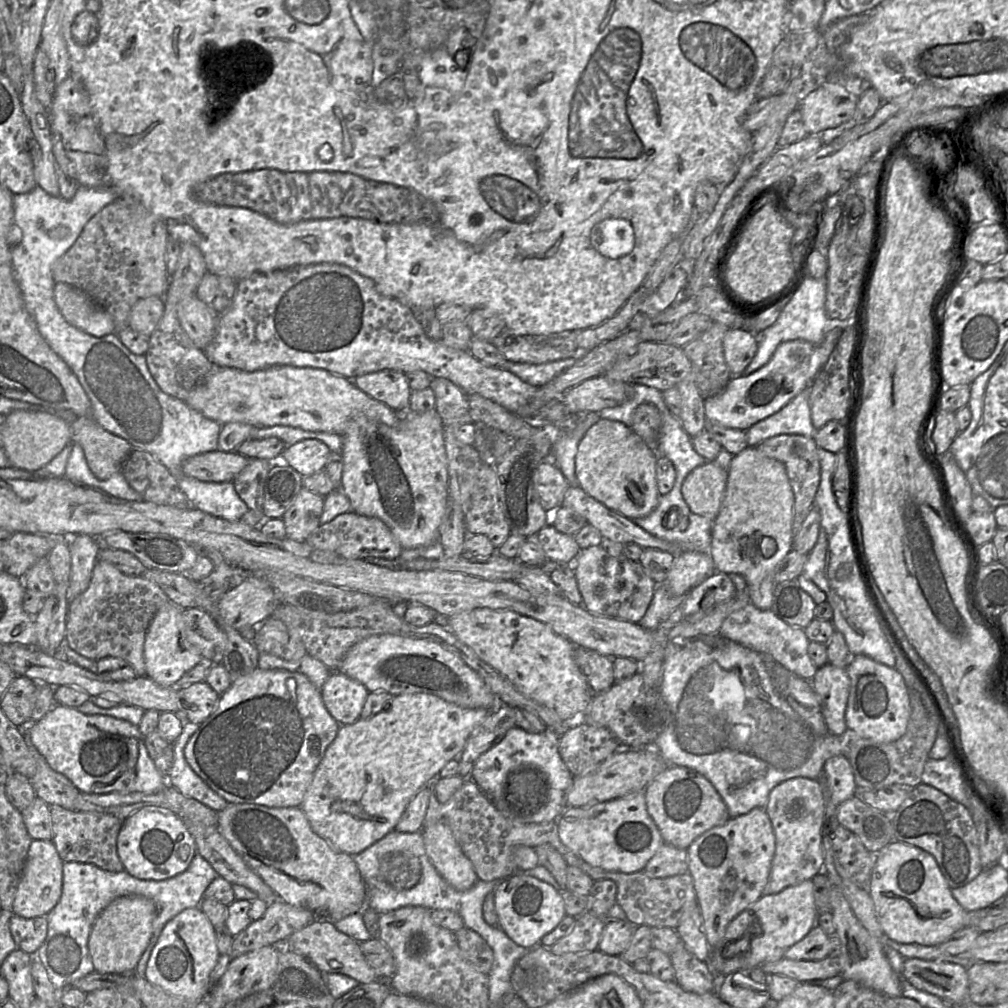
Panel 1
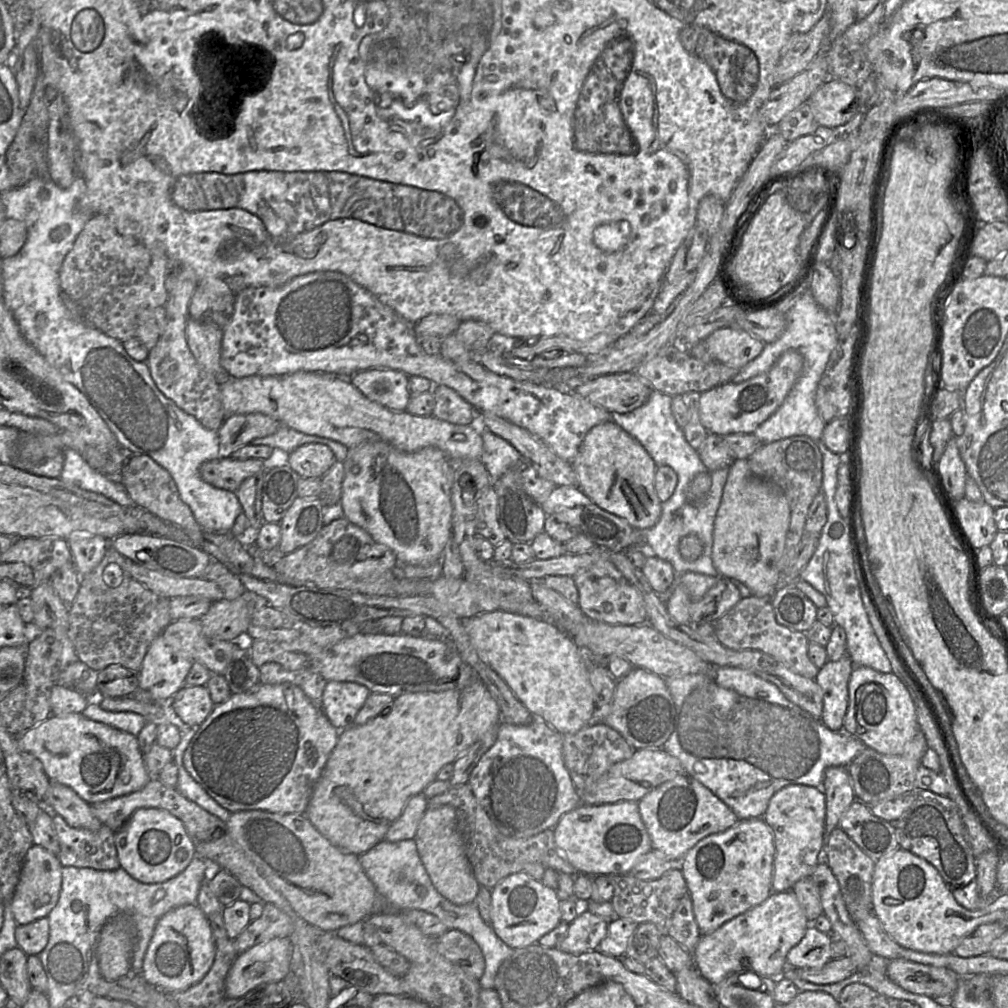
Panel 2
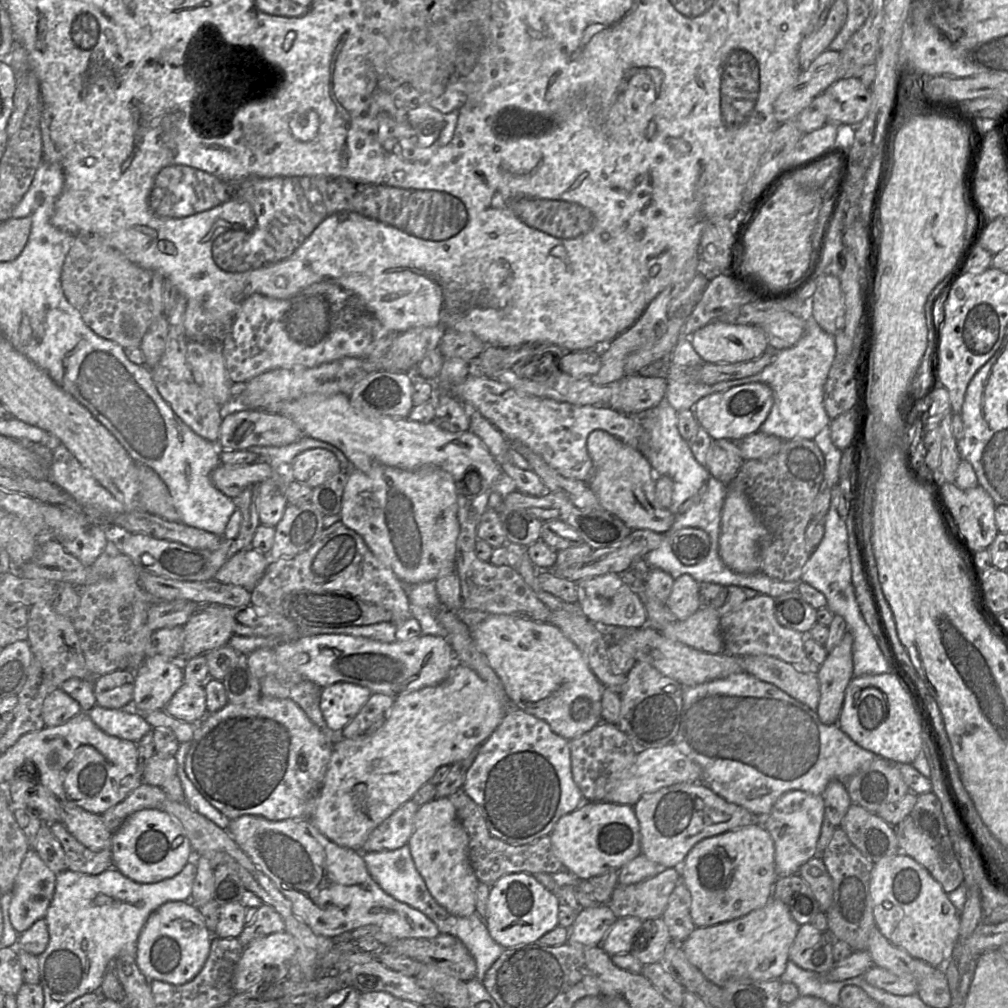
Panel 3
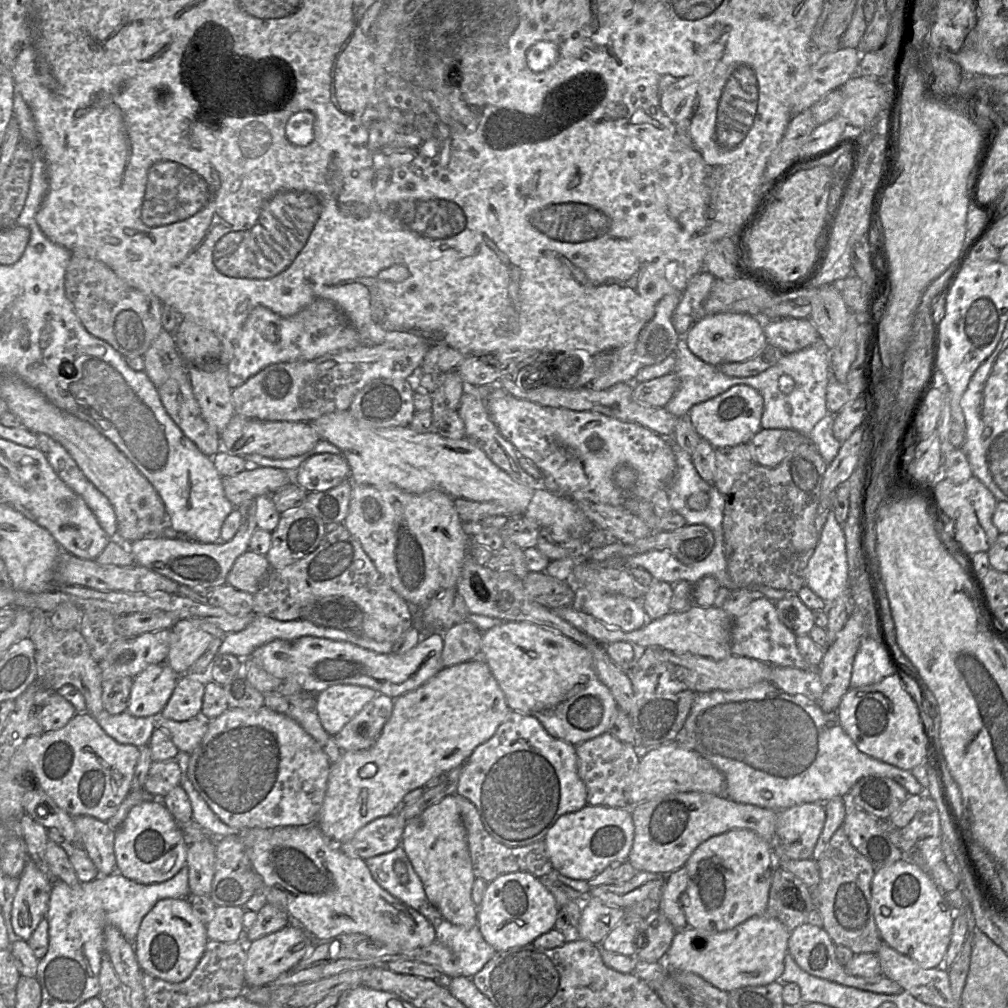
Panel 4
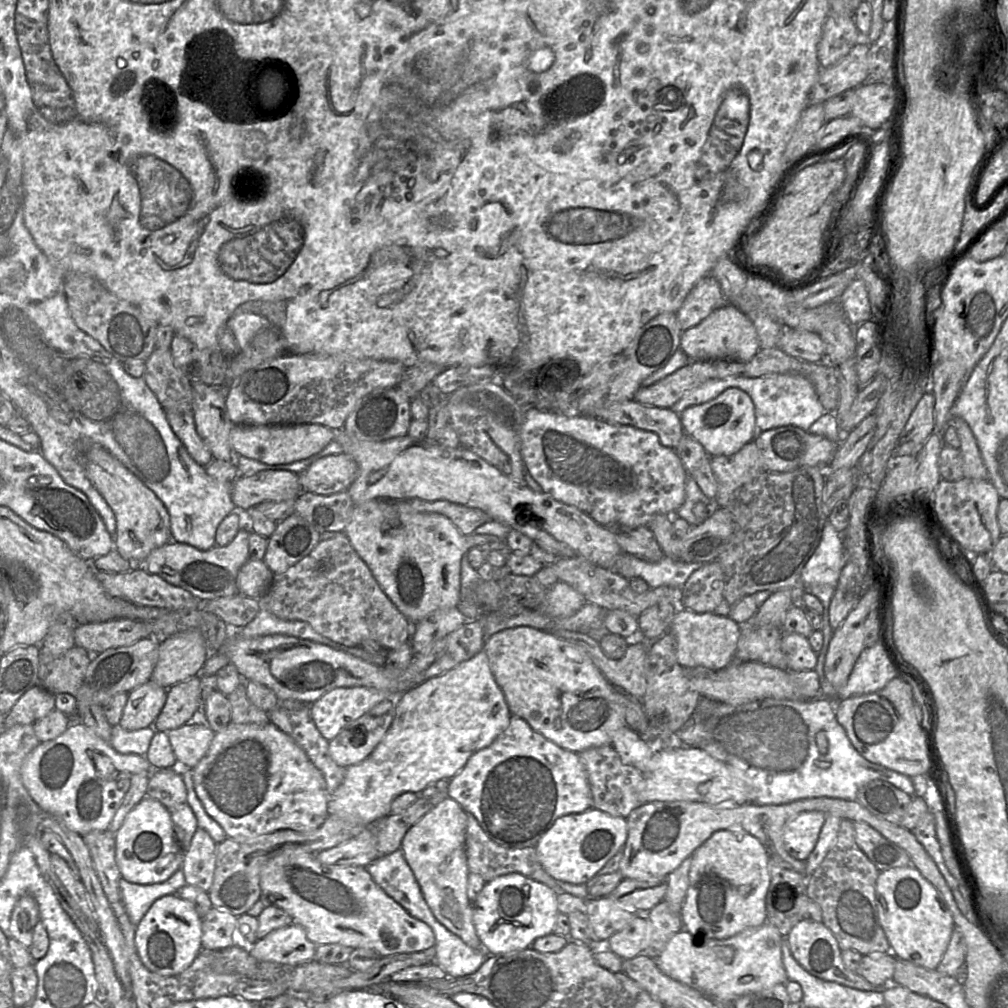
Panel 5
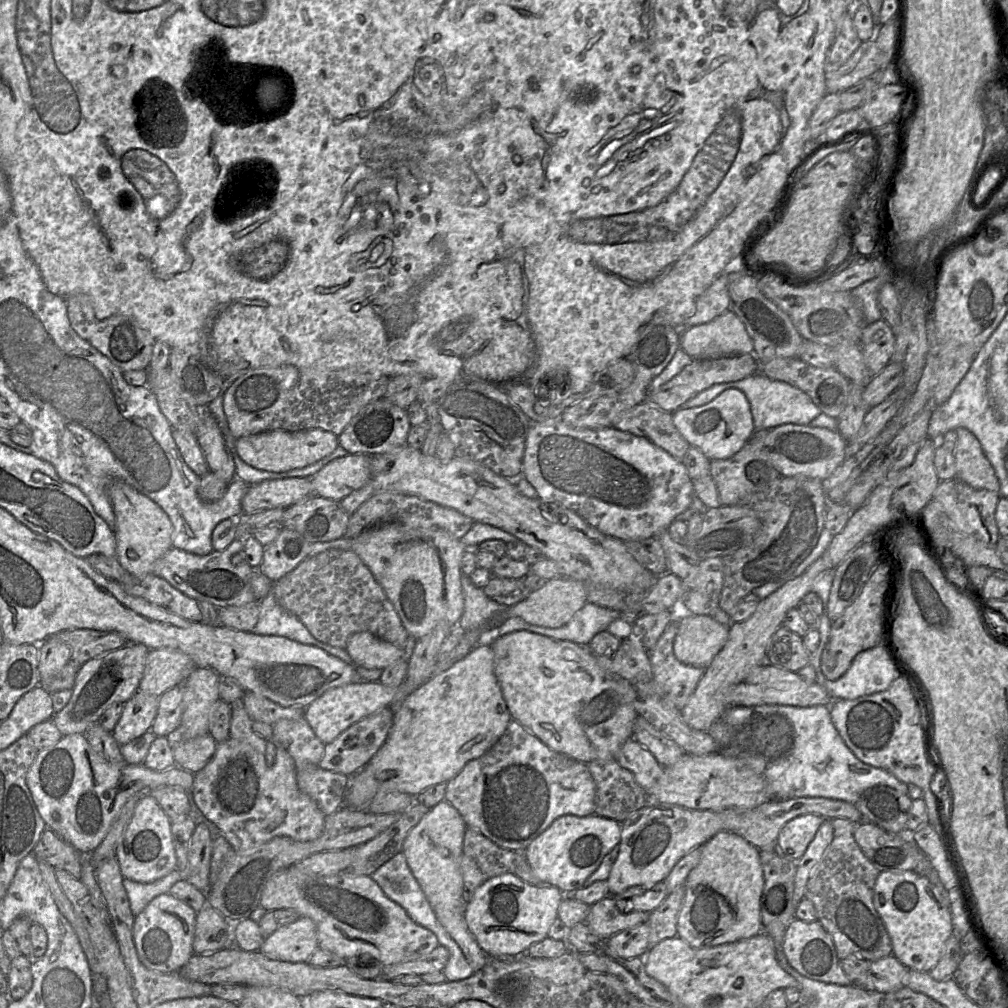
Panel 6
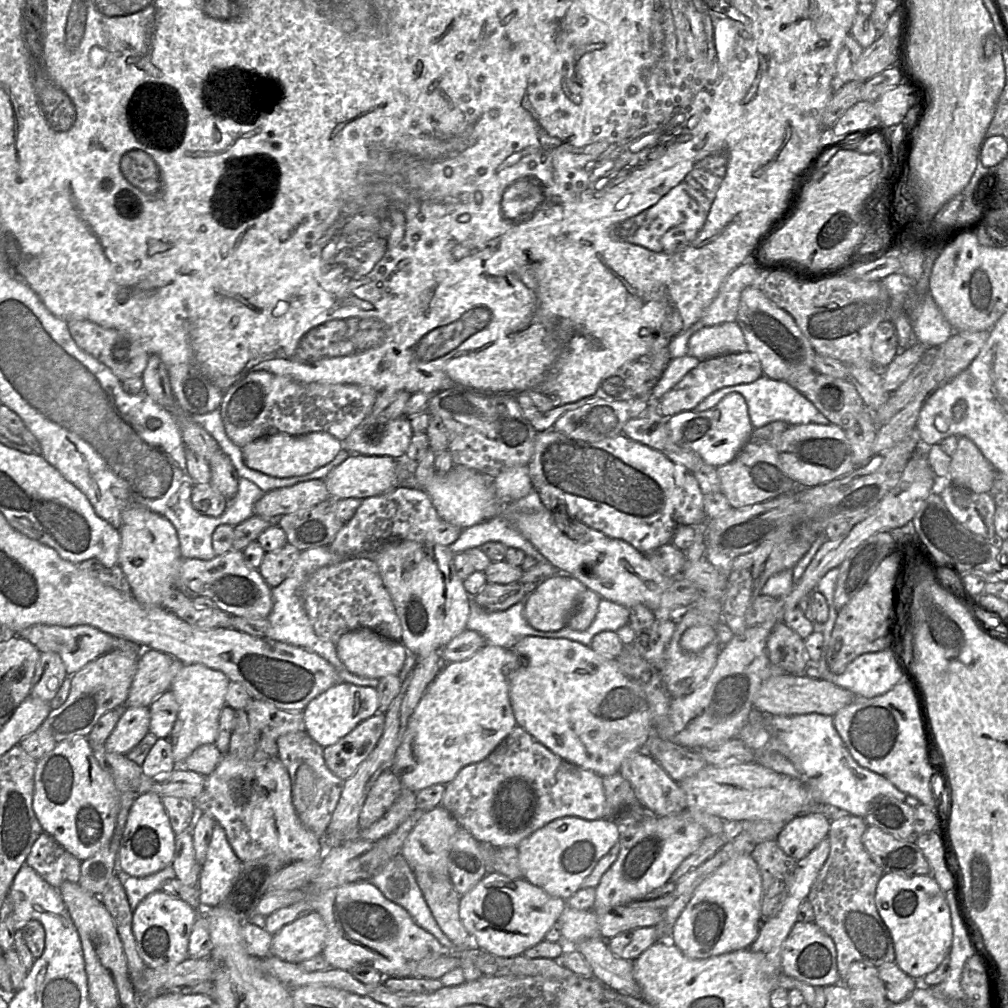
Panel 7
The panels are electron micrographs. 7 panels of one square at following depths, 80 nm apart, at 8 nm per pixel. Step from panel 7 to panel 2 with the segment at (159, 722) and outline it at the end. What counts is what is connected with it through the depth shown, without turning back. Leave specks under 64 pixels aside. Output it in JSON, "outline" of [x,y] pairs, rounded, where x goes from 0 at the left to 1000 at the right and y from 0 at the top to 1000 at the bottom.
{"outline":[[[183,679],[168,697],[175,709],[188,721],[196,721],[213,700],[204,680]]]}

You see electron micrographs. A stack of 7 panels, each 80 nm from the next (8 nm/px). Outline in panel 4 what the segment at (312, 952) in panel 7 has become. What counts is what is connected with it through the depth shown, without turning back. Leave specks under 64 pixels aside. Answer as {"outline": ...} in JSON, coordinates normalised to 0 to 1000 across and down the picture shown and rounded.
{"outline":[[[296,917],[288,918],[257,931],[245,935],[243,954],[243,981],[265,977],[272,974],[279,966],[285,964],[303,950],[313,936],[306,926]]]}

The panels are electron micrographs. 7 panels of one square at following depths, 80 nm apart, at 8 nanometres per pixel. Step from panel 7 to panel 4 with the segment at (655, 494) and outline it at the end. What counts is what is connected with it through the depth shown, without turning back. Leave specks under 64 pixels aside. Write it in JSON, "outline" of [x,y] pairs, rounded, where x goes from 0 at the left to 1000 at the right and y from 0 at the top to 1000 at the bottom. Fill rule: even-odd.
{"outline":[[[494,380],[473,384],[481,397],[487,416],[499,434],[506,438],[516,452],[527,456],[538,471],[548,473],[562,488],[576,487],[590,498],[617,502],[620,490],[610,481],[608,470],[613,462],[622,460],[632,469],[629,491],[647,500],[649,490],[656,485],[661,485],[671,468],[671,455],[663,436],[632,420],[617,418],[592,409],[537,403],[507,392]],[[588,432],[594,433],[599,439],[597,445],[590,448],[585,447],[581,441],[581,437]]]}

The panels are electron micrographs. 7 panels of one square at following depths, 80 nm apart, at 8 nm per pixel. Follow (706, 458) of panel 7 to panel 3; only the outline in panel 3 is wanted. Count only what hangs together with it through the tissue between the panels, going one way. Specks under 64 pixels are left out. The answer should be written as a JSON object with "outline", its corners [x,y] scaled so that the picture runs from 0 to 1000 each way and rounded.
{"outline":[[[747,379],[697,394],[689,400],[688,410],[693,422],[706,436],[731,438],[752,429],[766,402],[767,389],[765,385],[760,381]]]}

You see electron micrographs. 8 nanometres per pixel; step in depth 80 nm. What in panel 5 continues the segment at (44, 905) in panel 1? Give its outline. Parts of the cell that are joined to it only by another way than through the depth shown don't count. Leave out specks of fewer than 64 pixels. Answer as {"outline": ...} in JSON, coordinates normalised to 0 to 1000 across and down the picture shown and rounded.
{"outline":[[[23,888],[15,896],[10,909],[11,930],[29,941],[32,938],[34,920],[39,913],[36,893],[31,888]]]}

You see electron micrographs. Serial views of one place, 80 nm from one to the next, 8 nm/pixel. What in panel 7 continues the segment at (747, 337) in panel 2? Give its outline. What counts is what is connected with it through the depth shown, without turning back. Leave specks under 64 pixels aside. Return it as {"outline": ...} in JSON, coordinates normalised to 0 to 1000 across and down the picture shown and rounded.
{"outline":[[[730,318],[698,323],[689,329],[683,338],[682,352],[693,357],[734,349],[741,349],[741,340]]]}

